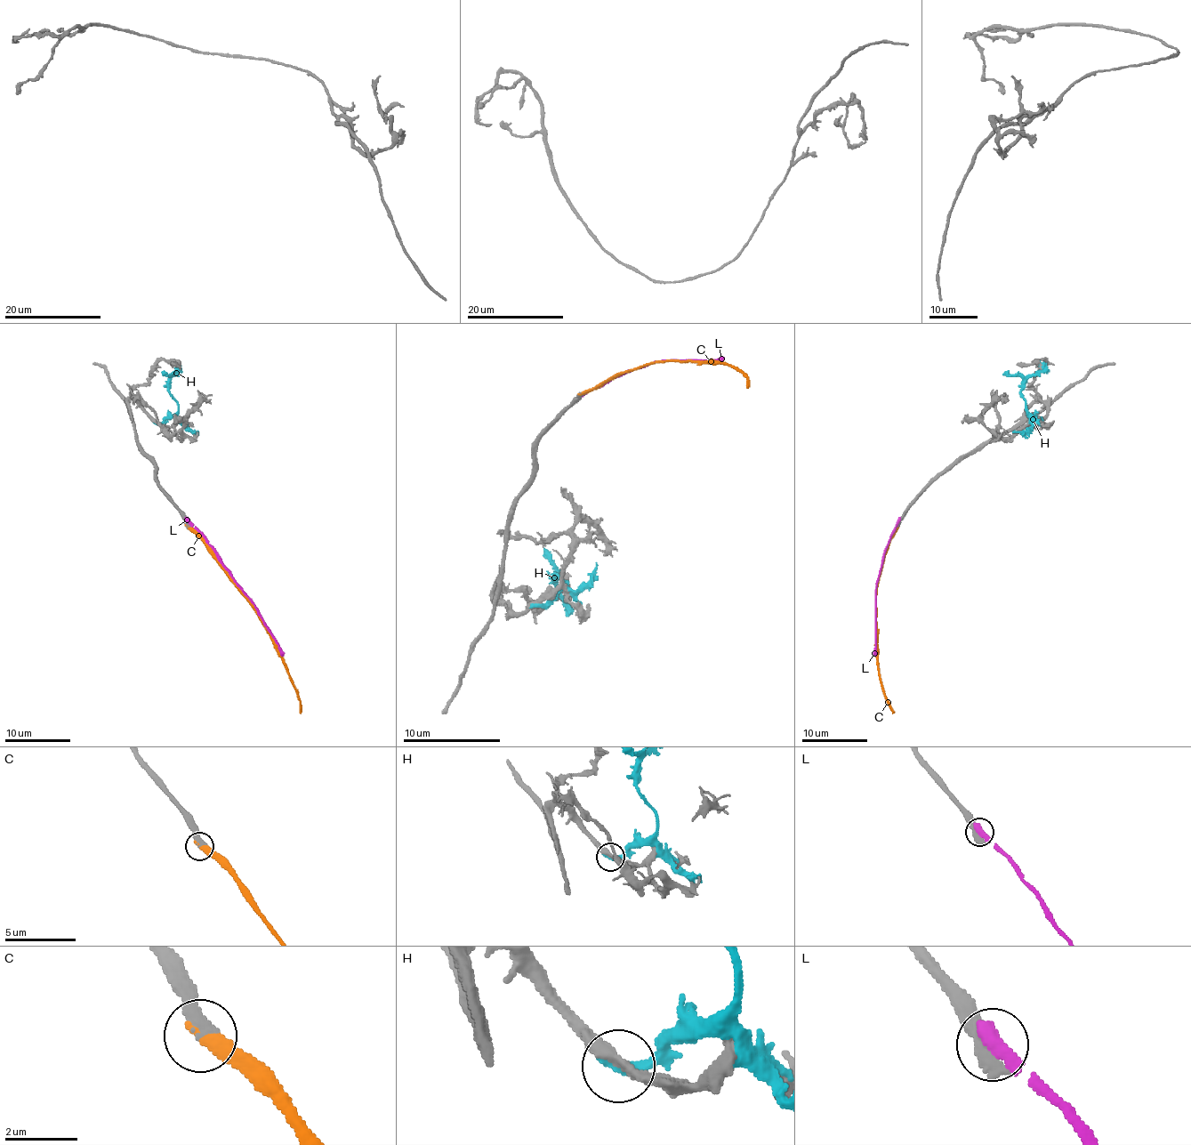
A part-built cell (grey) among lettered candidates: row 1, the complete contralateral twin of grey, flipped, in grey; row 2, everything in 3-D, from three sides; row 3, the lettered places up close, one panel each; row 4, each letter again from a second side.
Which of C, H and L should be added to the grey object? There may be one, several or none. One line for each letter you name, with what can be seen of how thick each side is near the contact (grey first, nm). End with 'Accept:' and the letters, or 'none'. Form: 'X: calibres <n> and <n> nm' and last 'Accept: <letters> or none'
C: calibres 320 and 360 nm
Accept: C

